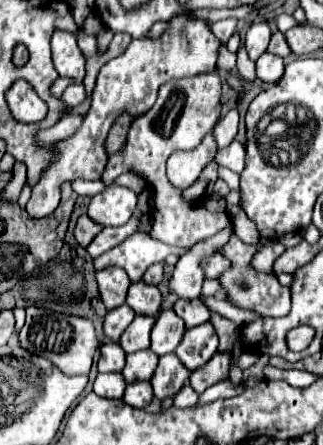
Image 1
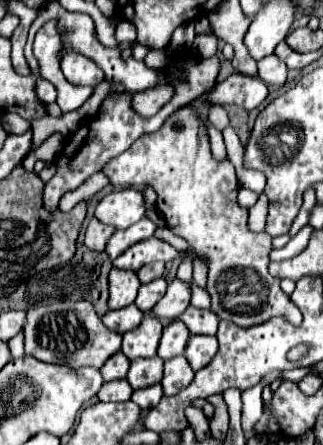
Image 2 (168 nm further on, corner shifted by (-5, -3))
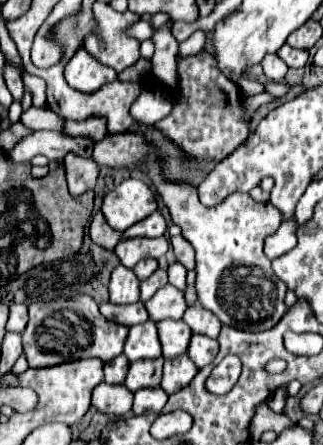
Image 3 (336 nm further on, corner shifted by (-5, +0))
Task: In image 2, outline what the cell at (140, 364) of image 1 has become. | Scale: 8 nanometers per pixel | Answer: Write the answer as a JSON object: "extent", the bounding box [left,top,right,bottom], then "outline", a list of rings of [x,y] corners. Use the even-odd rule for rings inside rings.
{"extent":[127,356,163,390],"outline":[[[159,356],[155,358],[137,358],[131,362],[131,368],[127,372],[127,382],[133,390],[147,388],[153,384],[159,384],[163,376],[163,360]]]}

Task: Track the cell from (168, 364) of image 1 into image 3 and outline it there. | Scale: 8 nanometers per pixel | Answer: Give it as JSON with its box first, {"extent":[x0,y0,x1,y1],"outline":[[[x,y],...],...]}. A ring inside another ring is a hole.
{"extent":[161,355,197,393],"outline":[[[179,355],[175,359],[165,359],[163,365],[163,381],[161,387],[165,393],[175,393],[191,383],[191,379],[197,375],[197,367],[187,355]]]}

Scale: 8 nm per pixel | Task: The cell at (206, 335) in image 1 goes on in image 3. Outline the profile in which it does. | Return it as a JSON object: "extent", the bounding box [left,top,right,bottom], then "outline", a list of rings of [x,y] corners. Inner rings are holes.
{"extent":[187,335,219,369],"outline":[[[193,335],[191,343],[189,343],[189,349],[187,349],[187,355],[201,369],[215,359],[217,351],[219,351],[219,343],[215,339],[205,337],[205,335]]]}

